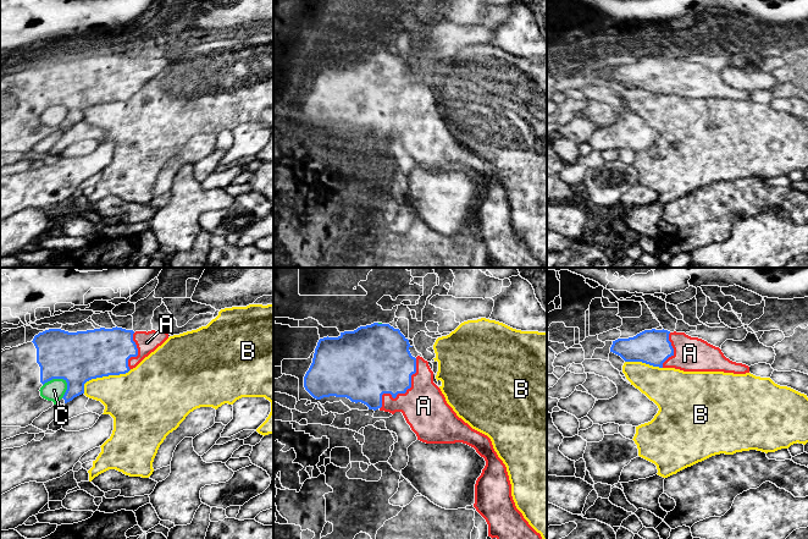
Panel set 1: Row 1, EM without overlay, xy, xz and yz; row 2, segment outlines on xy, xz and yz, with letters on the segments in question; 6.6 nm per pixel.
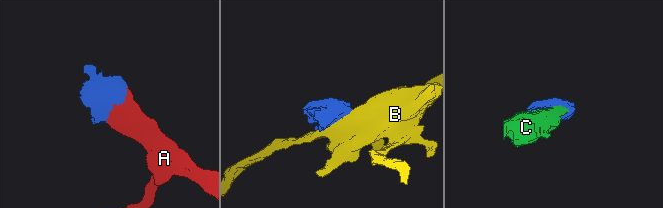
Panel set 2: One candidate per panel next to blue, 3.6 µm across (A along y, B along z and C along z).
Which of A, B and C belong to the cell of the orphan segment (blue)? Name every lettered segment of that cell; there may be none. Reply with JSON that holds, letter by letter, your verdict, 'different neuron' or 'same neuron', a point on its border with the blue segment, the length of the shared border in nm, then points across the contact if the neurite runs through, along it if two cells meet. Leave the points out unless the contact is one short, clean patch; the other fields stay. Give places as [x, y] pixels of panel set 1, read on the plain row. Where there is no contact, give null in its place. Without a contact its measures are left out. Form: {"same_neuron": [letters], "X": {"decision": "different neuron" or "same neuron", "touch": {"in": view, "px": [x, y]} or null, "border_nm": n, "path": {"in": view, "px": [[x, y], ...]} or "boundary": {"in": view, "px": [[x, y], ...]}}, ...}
{"same_neuron": ["A", "C"], "A": {"decision": "same neuron", "touch": {"in": "xz", "px": [403, 119]}, "border_nm": 420}, "B": {"decision": "different neuron", "touch": {"in": "xy", "px": [103, 102]}, "border_nm": 360}, "C": {"decision": "same neuron", "touch": {"in": "xy", "px": [57, 104]}, "border_nm": 170}}

